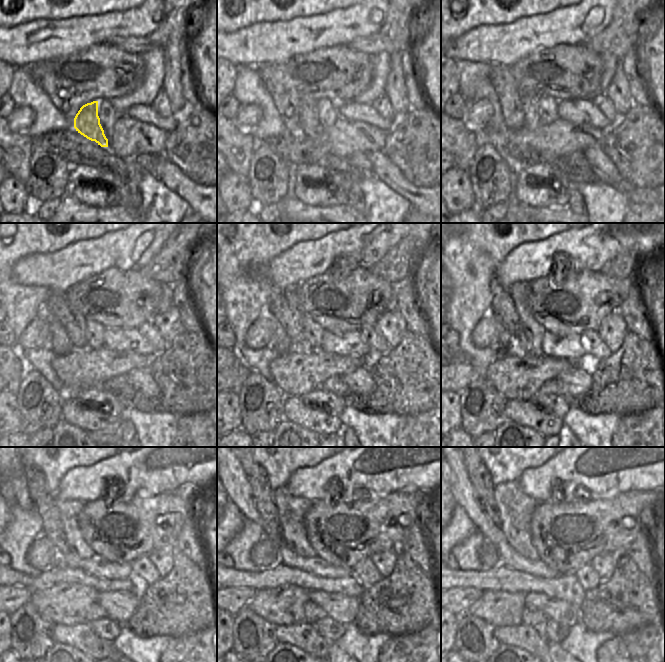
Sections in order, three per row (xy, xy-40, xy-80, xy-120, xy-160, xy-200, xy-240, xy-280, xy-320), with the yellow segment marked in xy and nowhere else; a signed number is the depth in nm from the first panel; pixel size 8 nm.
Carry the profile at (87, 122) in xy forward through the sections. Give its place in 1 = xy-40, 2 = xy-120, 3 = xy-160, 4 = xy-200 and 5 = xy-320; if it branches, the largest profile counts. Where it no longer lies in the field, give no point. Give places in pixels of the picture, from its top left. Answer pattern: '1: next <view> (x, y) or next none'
1: next xy-40 (308, 121)
2: next xy-120 (56, 307)
3: next xy-160 (278, 308)
4: next xy-200 (502, 306)
5: next xy-320 (480, 478)

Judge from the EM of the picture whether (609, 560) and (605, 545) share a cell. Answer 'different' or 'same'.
different

